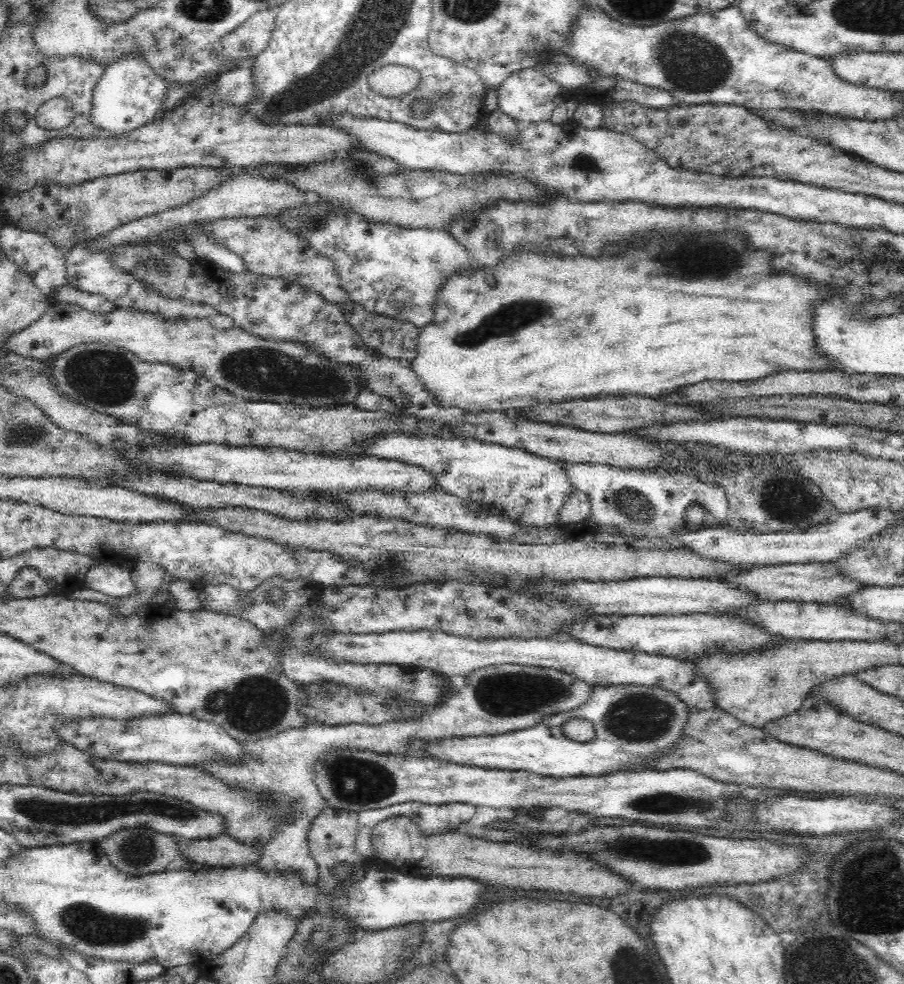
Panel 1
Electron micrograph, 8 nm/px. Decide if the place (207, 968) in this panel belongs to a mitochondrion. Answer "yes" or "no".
no

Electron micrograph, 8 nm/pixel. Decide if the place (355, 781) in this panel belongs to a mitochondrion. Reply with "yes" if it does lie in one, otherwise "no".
yes

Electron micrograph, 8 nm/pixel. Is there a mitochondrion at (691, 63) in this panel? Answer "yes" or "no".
yes

